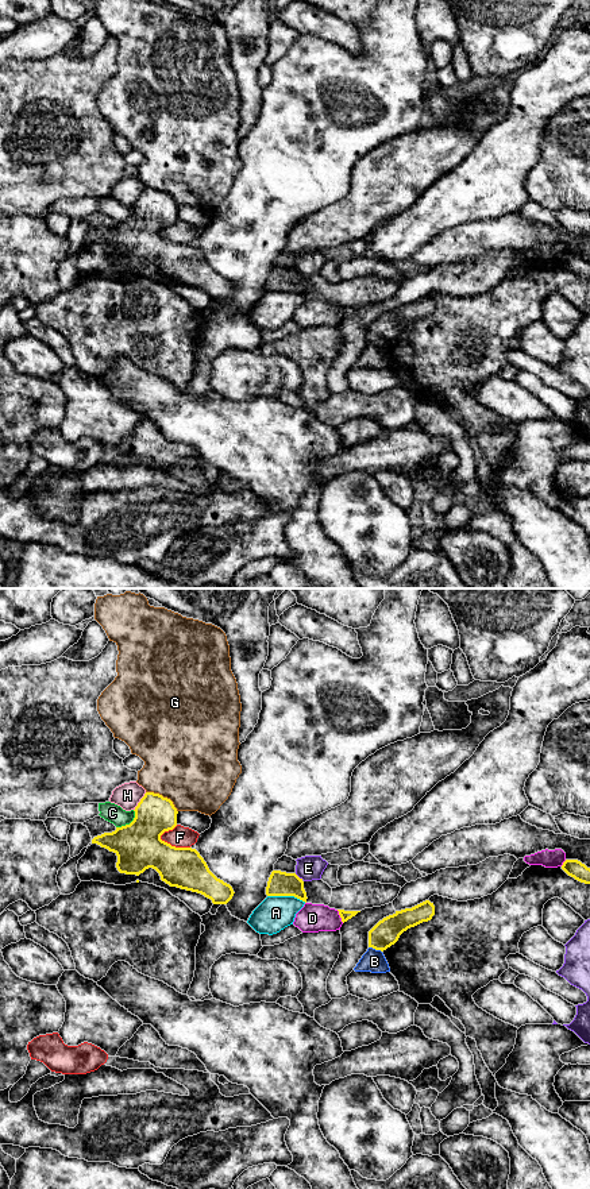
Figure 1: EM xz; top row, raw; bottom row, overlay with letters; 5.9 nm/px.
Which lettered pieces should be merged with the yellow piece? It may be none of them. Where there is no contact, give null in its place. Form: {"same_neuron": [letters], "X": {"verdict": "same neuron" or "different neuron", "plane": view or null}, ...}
{"same_neuron": [], "A": {"verdict": "different neuron", "plane": "xz"}, "B": {"verdict": "different neuron", "plane": "xz"}, "C": {"verdict": "different neuron", "plane": "xz"}, "D": {"verdict": "different neuron", "plane": "xz"}, "E": {"verdict": "different neuron", "plane": "xz"}, "F": {"verdict": "different neuron", "plane": "xz"}, "G": {"verdict": "different neuron", "plane": "xz"}, "H": {"verdict": "different neuron", "plane": "xz"}}

